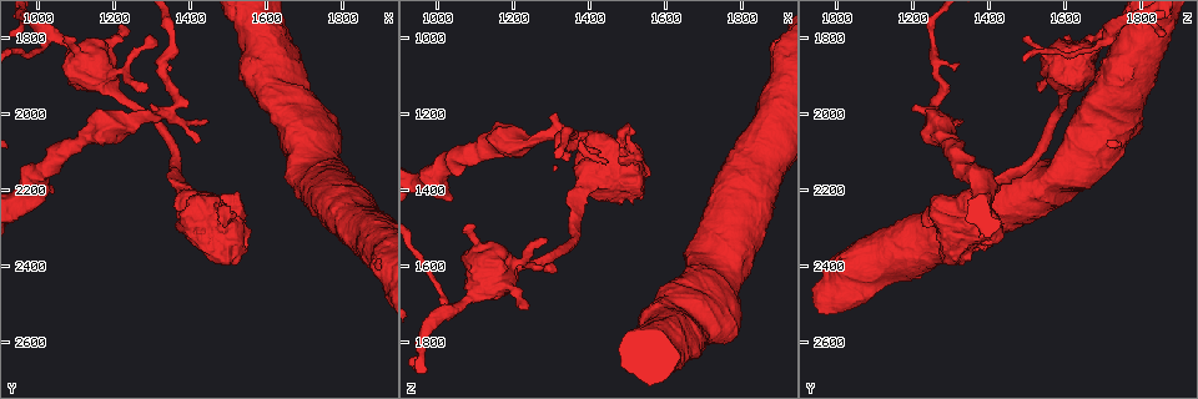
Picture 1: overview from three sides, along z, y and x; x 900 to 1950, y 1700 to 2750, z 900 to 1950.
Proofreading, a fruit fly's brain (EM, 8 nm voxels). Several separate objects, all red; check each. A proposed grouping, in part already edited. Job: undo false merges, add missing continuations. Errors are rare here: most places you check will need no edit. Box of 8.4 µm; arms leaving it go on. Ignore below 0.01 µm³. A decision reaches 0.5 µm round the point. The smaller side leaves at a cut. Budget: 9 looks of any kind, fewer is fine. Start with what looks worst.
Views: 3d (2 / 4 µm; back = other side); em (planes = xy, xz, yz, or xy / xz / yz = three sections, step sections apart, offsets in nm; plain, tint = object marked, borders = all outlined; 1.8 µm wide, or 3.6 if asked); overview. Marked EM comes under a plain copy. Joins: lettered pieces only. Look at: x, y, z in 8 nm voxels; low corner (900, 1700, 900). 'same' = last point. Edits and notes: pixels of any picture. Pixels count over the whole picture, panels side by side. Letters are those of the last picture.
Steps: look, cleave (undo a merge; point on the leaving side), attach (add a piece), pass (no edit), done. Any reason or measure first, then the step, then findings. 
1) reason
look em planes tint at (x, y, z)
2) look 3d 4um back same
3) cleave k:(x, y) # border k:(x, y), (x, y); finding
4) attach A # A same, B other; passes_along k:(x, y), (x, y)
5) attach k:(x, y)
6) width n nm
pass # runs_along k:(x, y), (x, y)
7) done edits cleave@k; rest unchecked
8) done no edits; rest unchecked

thin end
look 3d 4um at (1355, 1865, 1320)

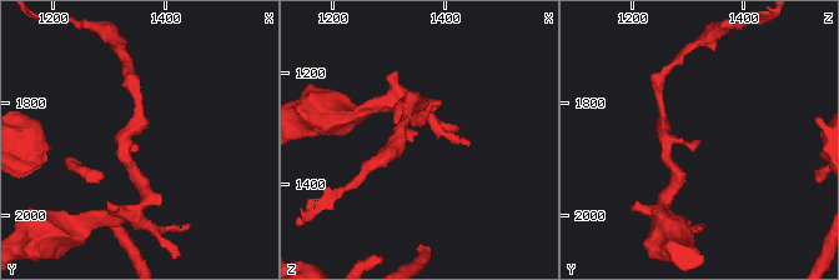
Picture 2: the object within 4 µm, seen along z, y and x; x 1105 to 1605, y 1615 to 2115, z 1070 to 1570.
arm_widths 180, 190 nm; now the EM
look em planes borders at (1345, 1875, 1320)

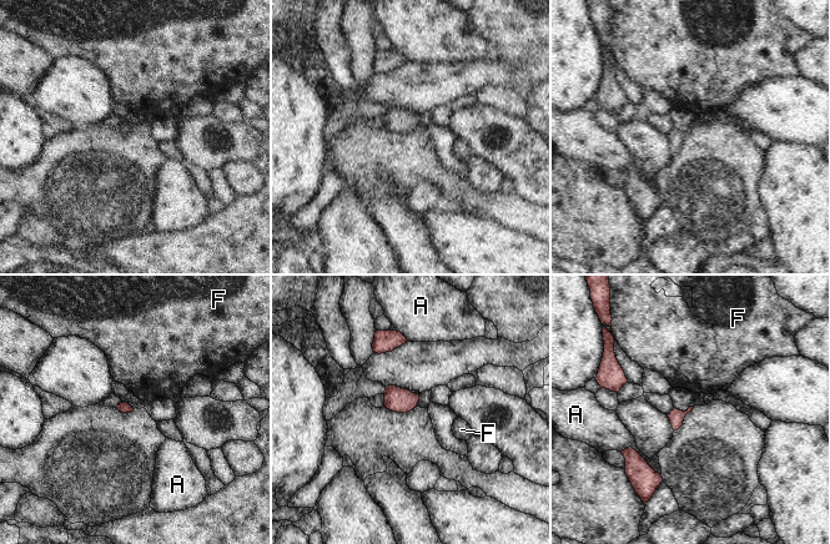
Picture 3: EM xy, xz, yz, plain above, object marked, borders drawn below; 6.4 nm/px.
pass # A other, F other; no lettered piece goes on from it

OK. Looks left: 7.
side arm on a straight run
look em planes borders at (1040, 1805, 1710)

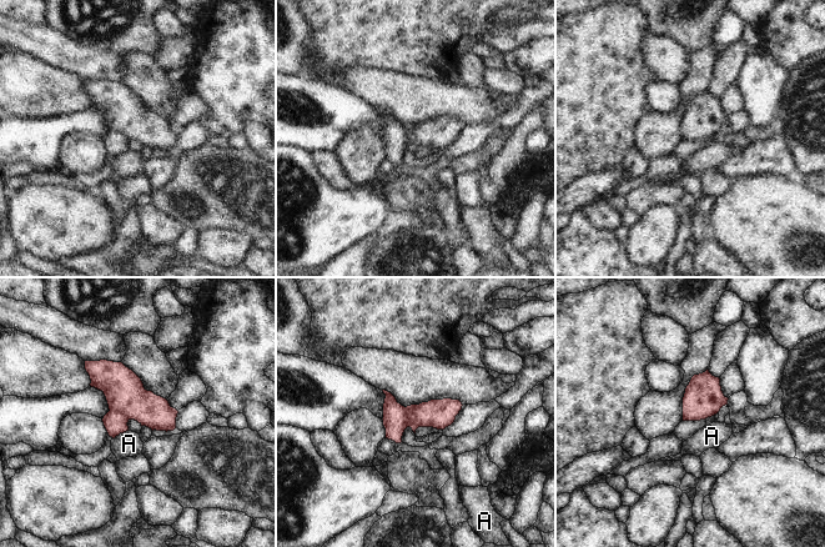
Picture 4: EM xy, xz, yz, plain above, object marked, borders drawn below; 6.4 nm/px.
longest_contact A 120 nm
cleave 4:(393, 418) # A other; border 4:(406, 407), (405, 427); a second cell is stuck on

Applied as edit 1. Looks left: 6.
branch stops here
look em planes borders at (1420, 2070, 1290)

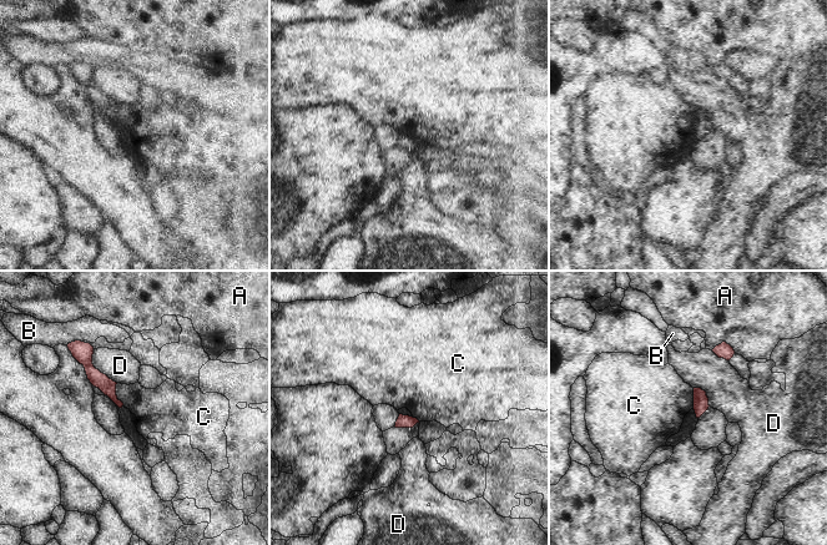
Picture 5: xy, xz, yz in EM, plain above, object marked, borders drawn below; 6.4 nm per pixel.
longest_contact D 280 nm
pass # A other, B other, C other, D other; runs_along 5:(87, 349), (90, 371), (112, 395); no lettered piece goes on from it

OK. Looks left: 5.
branch stops here
look em xz step 4 tint at (1085, 1800, 1490)

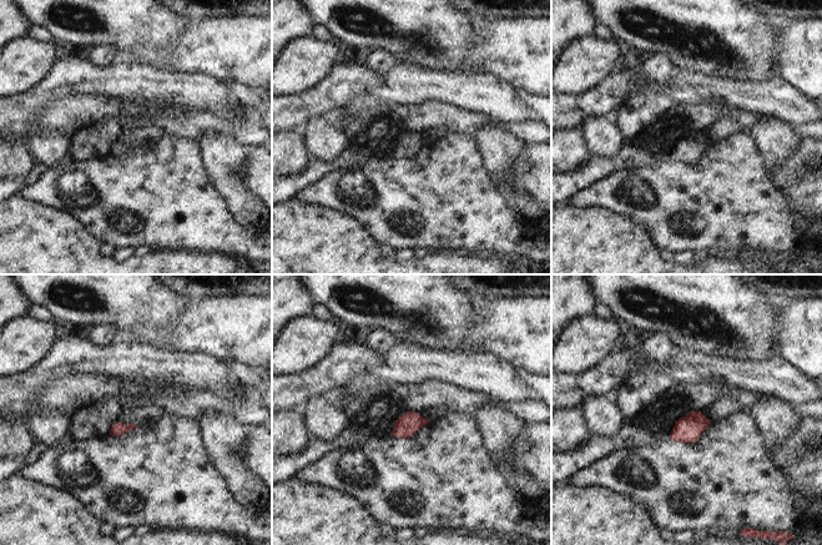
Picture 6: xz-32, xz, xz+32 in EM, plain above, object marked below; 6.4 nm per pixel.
another direction
look em planes borders same

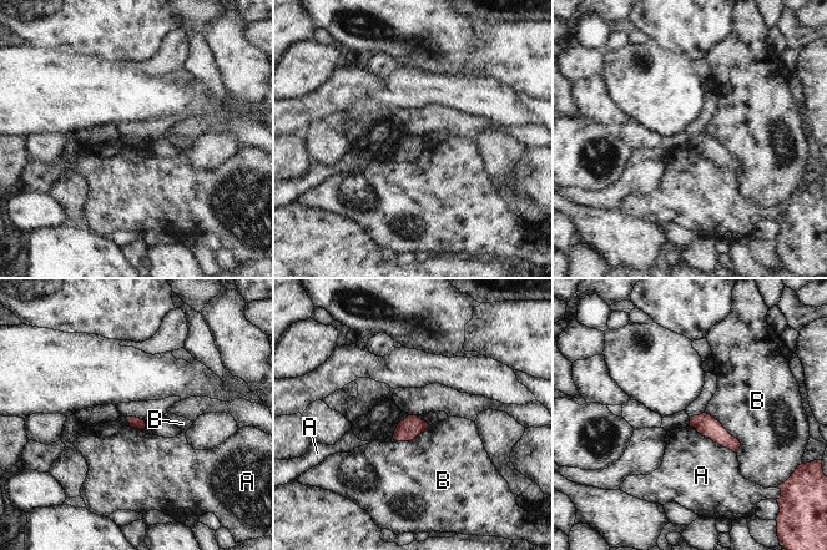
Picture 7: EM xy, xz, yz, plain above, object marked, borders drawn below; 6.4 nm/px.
pass # A other, B other; border 7:(696, 432), (735, 453); no lettered piece goes on from it

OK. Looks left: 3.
done edits cleave@4; rest unchecked

